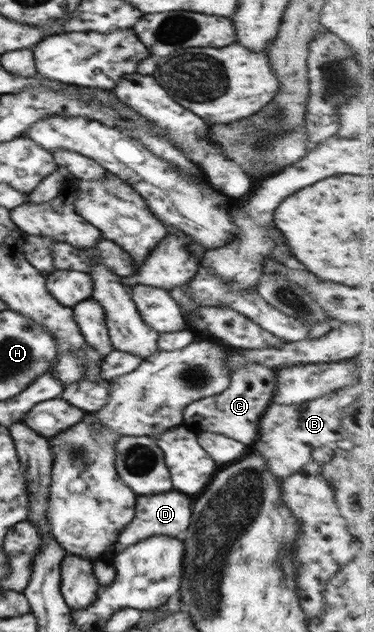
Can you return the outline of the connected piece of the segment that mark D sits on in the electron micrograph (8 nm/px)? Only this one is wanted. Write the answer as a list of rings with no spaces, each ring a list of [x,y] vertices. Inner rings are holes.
[[[171,490],[161,494],[140,495],[136,497],[135,515],[133,519],[124,526],[118,535],[117,541],[111,545],[116,554],[121,553],[126,547],[147,539],[152,535],[168,535],[177,537],[179,533],[185,533],[189,527],[192,516],[191,497],[183,495],[183,492]]]

